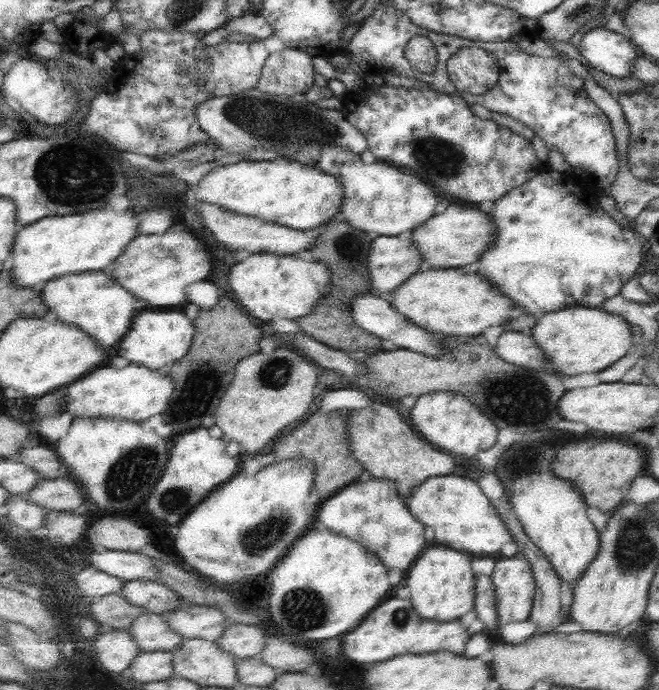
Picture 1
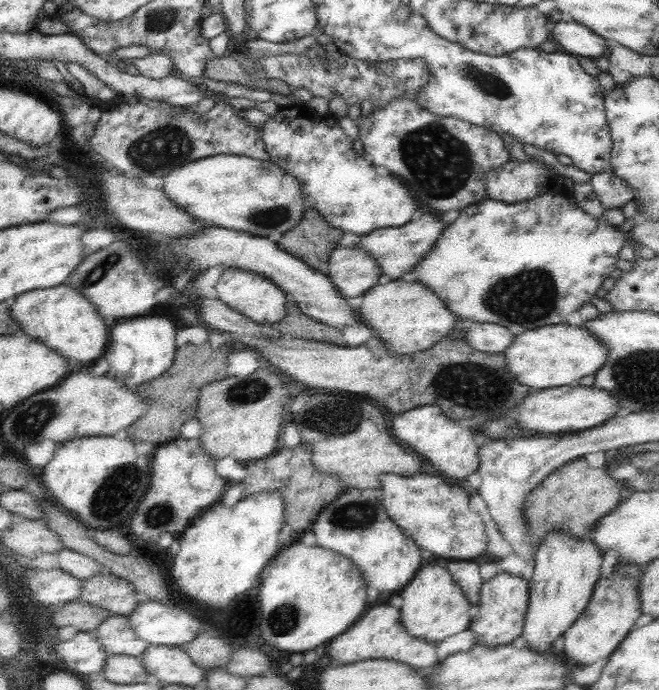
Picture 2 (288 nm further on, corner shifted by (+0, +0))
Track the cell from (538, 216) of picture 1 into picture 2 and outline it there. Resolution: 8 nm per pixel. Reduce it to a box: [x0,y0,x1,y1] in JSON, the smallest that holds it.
[413,194,629,334]

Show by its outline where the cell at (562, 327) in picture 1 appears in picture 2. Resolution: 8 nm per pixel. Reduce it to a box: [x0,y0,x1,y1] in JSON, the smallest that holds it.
[503,322,607,390]

